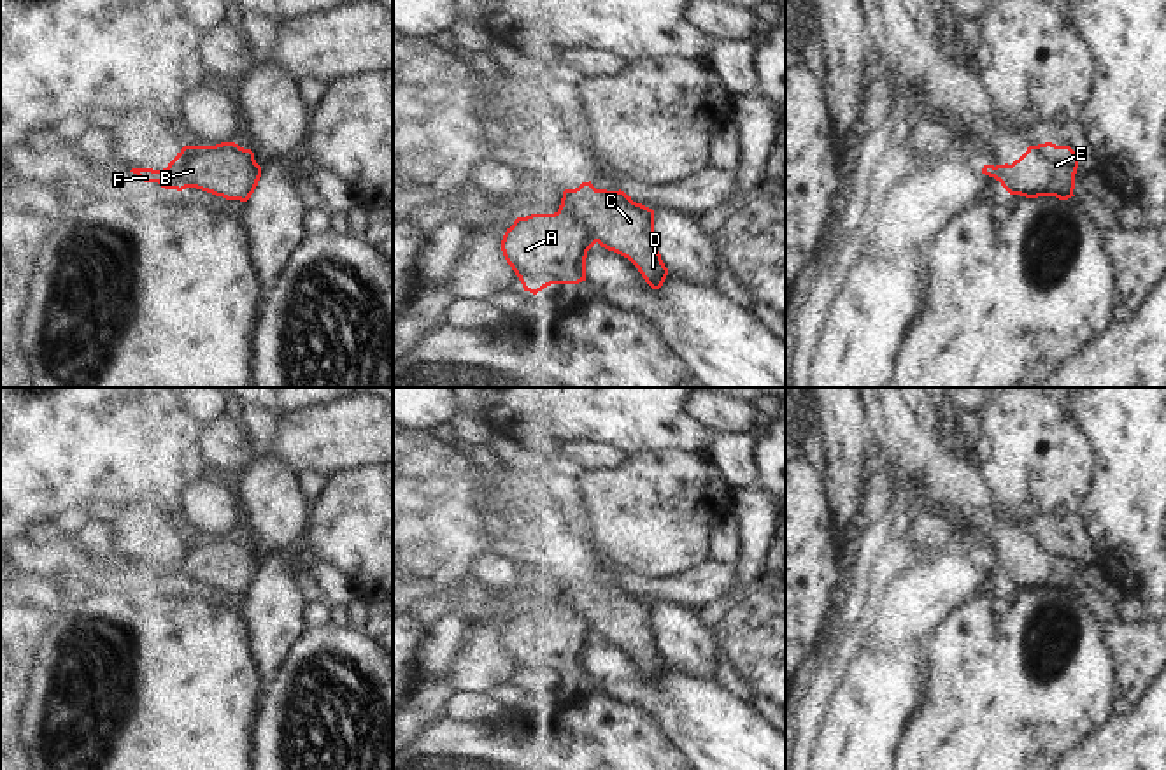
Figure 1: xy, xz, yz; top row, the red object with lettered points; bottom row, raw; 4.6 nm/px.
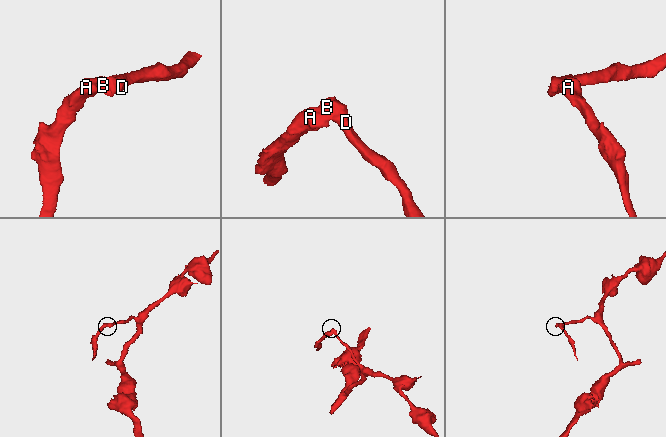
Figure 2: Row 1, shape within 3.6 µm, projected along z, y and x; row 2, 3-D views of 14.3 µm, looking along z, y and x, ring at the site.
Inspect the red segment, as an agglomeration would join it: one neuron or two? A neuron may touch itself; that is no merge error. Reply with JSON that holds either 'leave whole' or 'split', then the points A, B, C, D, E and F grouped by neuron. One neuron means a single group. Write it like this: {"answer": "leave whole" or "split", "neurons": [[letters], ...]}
{"answer": "split", "neurons": [["A", "E", "F"], ["B", "C", "D"]]}

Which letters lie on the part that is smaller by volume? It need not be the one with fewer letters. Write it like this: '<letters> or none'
A, E, F

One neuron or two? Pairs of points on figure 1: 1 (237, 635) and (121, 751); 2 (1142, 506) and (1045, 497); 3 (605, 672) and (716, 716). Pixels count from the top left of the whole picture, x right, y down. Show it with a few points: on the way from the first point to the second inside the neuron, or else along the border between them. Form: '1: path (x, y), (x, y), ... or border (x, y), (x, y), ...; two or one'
1: path (209, 663), (149, 723); one
2: border (1096, 460), (1086, 511), (1068, 537); two
3: path (633, 684), (649, 695), (679, 700), (688, 707); one

